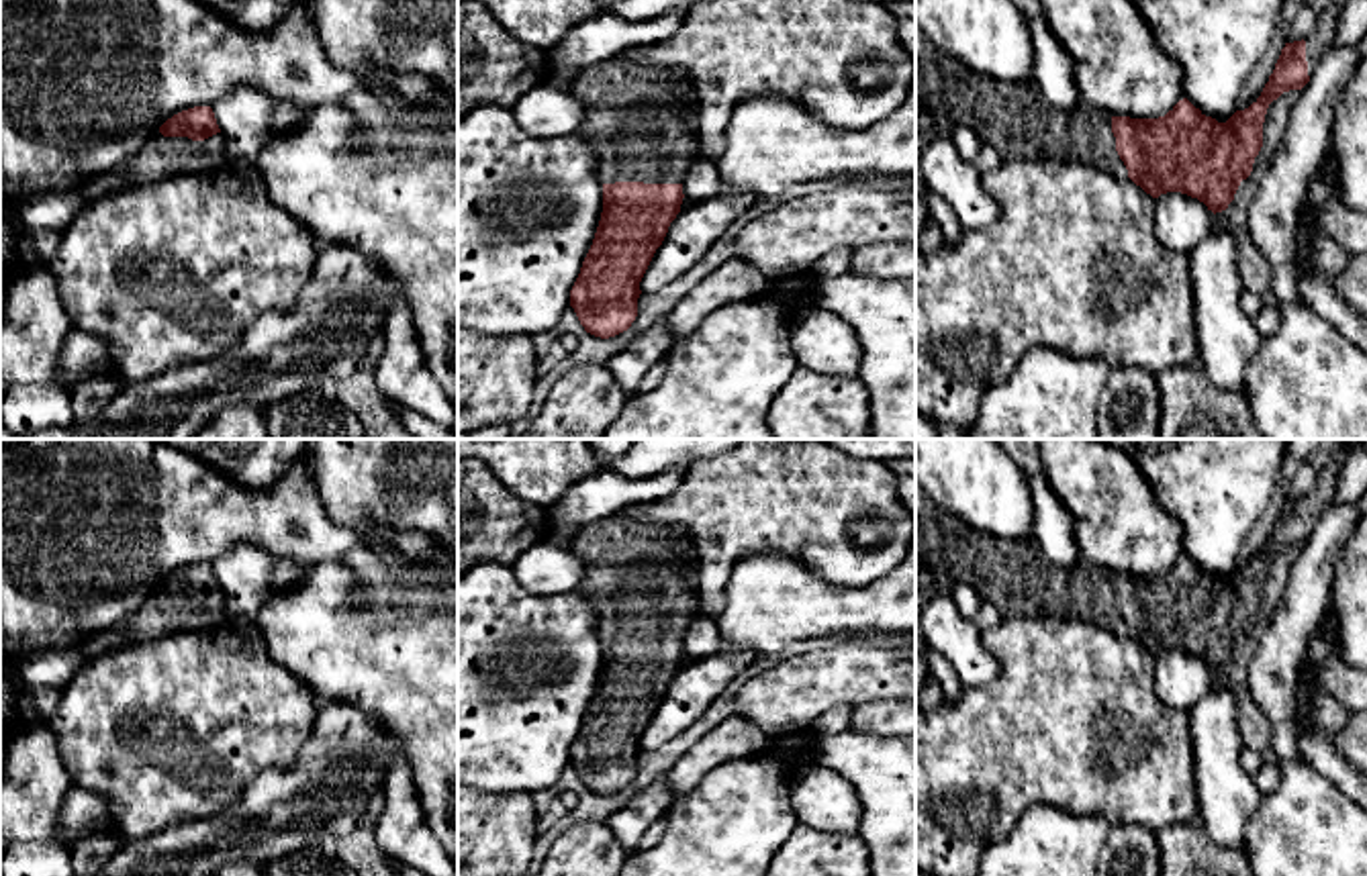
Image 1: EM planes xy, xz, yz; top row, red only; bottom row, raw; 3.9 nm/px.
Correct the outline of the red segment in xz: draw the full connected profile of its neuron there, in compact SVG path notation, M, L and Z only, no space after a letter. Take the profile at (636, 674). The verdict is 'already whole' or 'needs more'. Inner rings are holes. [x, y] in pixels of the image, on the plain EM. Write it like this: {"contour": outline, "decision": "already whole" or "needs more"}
{"contour": "M617 513L582 525L570 547L584 562L578 590L591 602L601 602L603 639L601 678L570 747L570 764L586 790L609 796L635 778L640 739L680 670L682 637L701 615L699 555L695 541L682 535L682 525L638 521Z", "decision": "needs more"}

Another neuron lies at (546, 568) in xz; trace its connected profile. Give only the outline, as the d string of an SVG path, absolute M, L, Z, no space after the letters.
M550 537L525 549L511 568L519 584L531 594L570 592L584 578L584 562L570 545L560 545Z

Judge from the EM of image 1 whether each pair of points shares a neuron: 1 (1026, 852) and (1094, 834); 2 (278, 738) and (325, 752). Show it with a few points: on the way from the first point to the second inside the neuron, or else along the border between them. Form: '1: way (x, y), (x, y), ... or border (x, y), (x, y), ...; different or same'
1: way (1043, 852), (1057, 852), (1077, 840); same
2: border (321, 703), (297, 758), (262, 770); different

